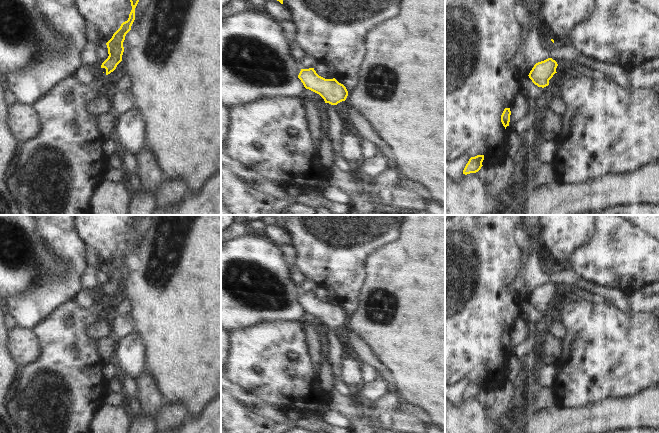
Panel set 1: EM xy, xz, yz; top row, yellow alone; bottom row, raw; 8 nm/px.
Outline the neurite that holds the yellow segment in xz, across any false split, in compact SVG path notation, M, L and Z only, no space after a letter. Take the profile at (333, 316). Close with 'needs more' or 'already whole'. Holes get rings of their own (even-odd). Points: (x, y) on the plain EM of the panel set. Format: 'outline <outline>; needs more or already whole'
outline M314 292L301 293L298 302L306 313L319 318L325 325L324 334L328 340L325 348L328 356L333 378L341 379L340 368L346 356L345 345L340 342L335 330L345 325L348 320L346 311L335 302L325 303L319 300Z; needs more

